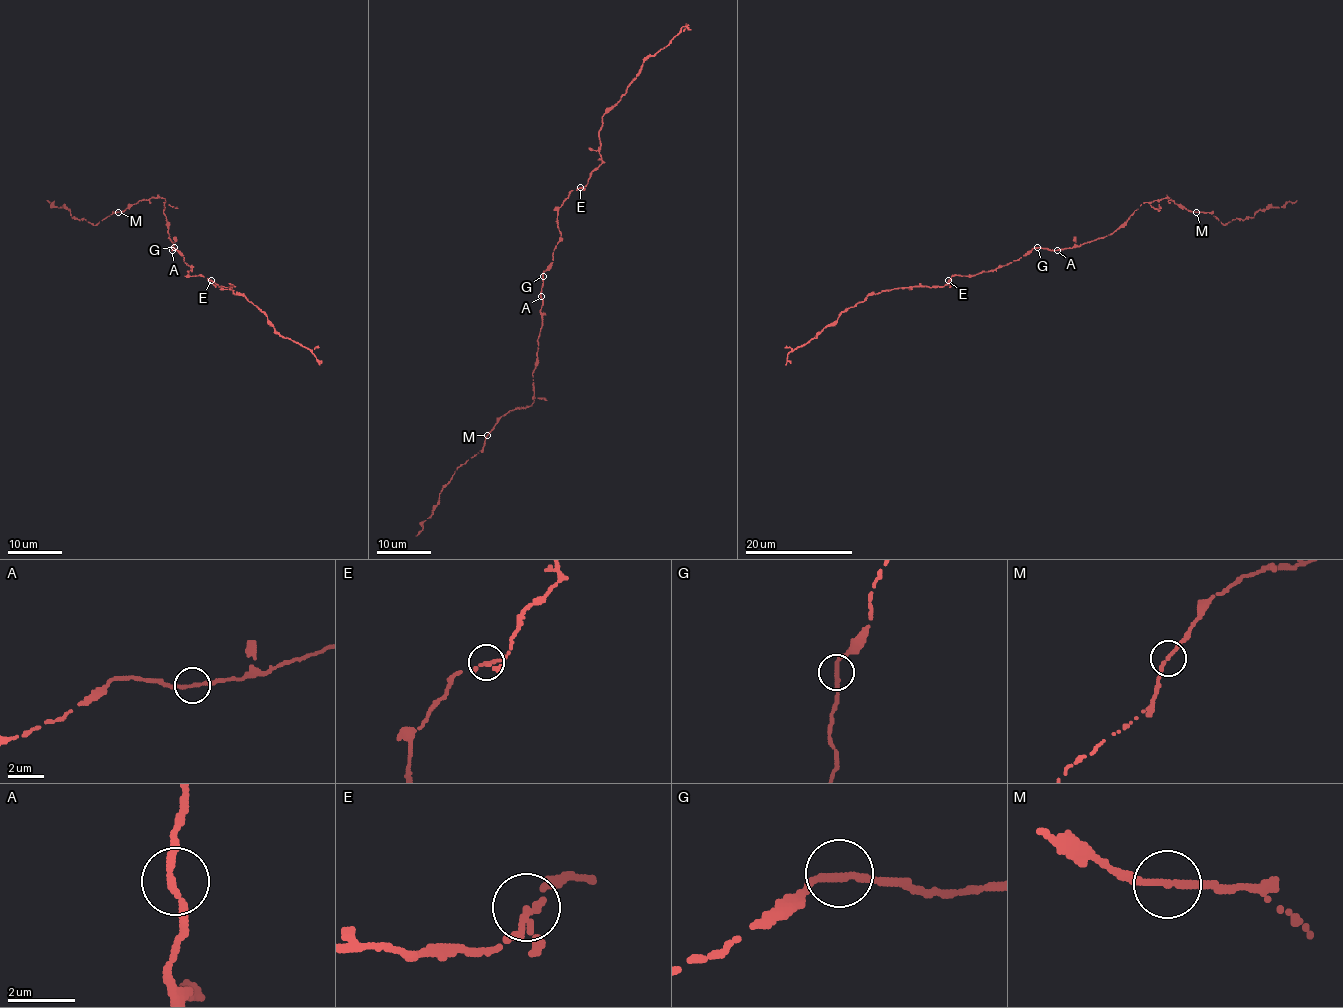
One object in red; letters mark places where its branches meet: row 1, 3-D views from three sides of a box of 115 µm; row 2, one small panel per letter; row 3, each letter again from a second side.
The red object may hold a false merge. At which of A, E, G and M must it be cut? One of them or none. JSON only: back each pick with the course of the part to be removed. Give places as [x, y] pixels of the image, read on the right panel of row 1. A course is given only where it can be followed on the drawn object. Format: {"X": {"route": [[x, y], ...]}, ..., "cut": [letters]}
{"cut": []}

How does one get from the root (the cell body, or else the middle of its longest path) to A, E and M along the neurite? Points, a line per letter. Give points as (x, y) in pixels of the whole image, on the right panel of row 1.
A: (1037, 248), (1057, 250)
E: (1037, 248), (991, 271), (968, 276), (952, 275), (948, 279)
M: (1037, 248), (1072, 248), (1104, 237), (1116, 231), (1141, 204), (1166, 197), (1196, 212)

